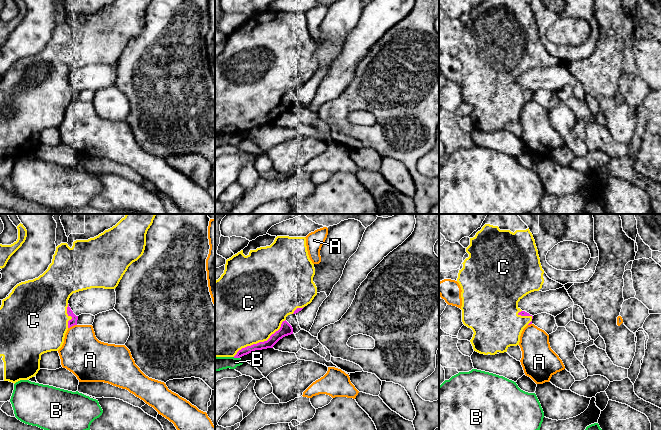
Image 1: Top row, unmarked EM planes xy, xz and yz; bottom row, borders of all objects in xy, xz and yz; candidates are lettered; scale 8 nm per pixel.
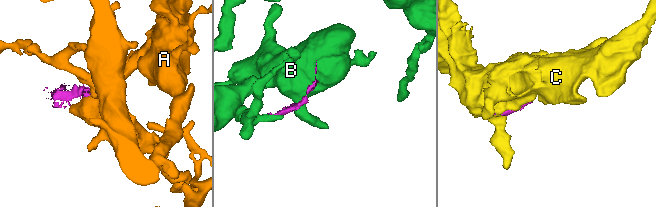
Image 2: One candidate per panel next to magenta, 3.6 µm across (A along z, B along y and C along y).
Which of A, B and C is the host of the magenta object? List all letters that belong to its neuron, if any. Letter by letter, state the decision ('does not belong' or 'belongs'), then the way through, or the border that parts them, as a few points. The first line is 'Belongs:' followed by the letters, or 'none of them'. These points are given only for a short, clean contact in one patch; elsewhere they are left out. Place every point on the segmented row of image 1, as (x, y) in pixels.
Belongs: C
A: does not belong
B: does not belong; border xz (233, 357), (239, 358)
C: belongs

